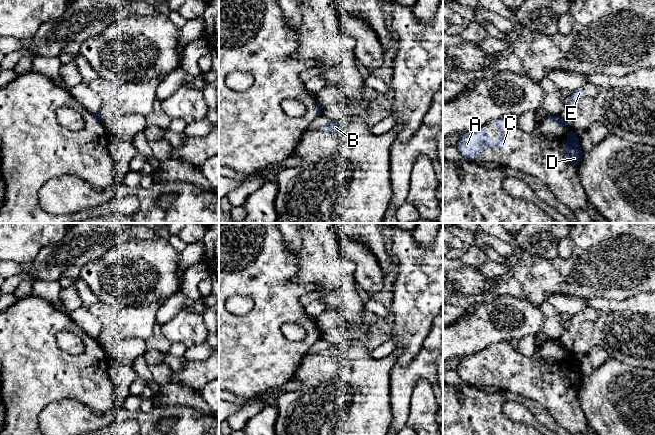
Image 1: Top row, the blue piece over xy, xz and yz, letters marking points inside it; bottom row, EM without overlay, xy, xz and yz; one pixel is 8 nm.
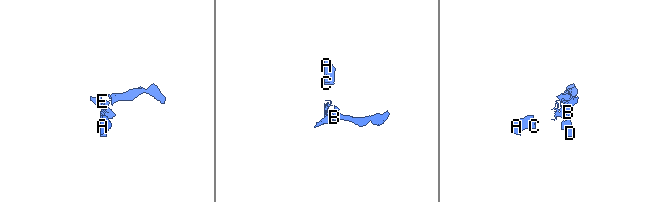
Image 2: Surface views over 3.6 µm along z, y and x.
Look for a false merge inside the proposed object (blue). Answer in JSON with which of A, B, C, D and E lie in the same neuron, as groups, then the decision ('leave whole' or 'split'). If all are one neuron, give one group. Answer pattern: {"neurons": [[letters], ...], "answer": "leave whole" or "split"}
{"neurons": [["A", "C", "D"], ["B", "E"]], "answer": "split"}

